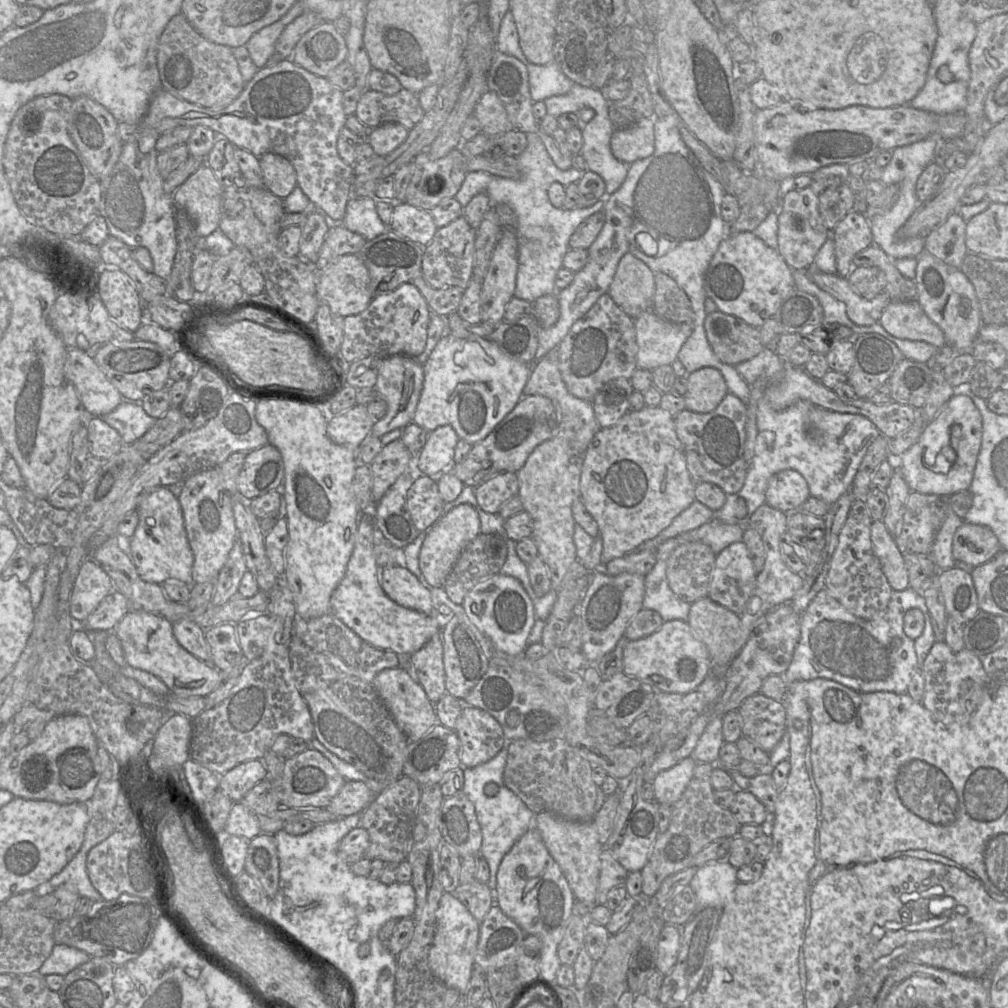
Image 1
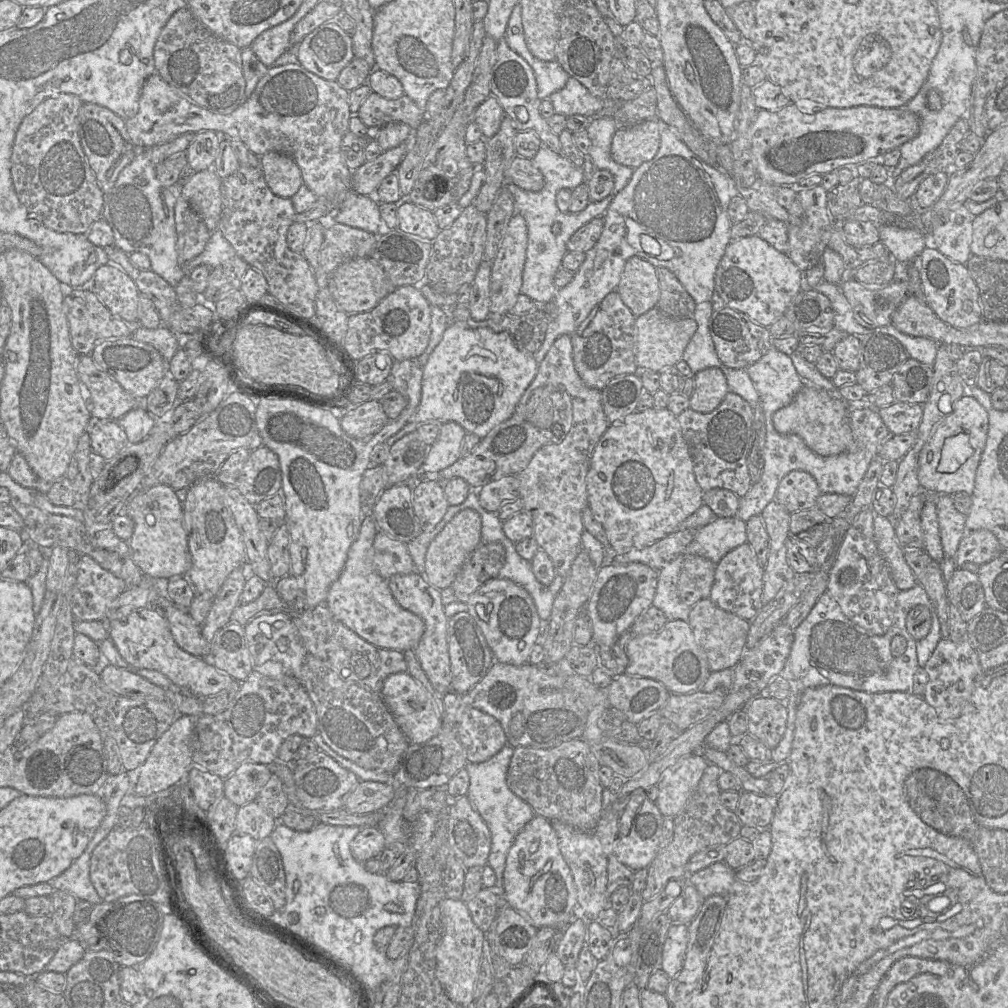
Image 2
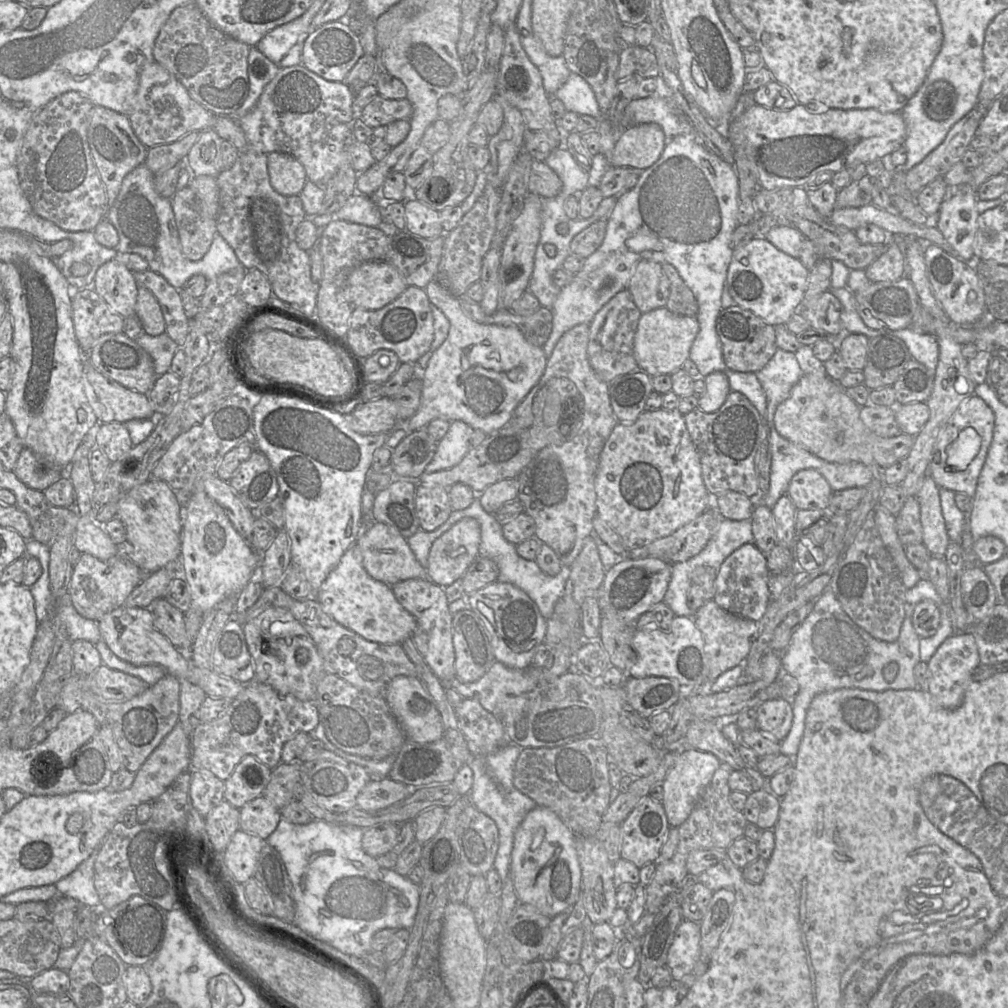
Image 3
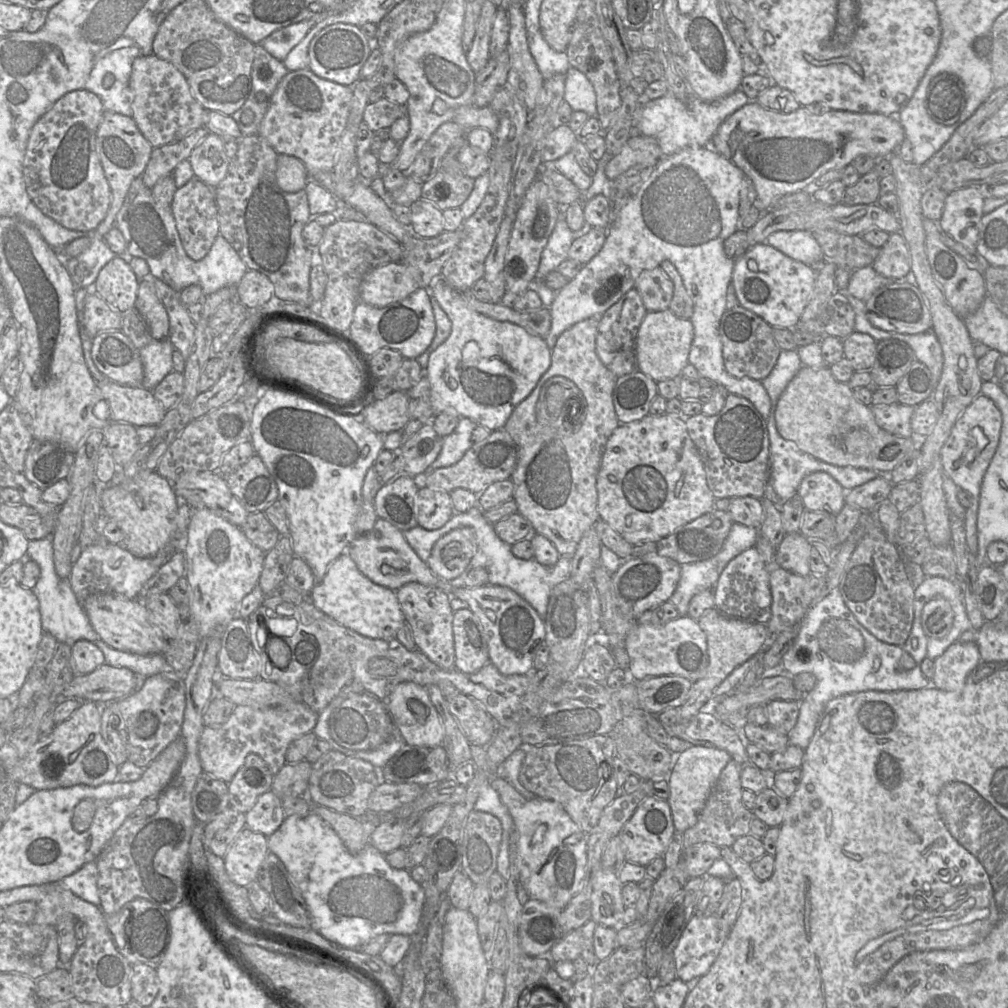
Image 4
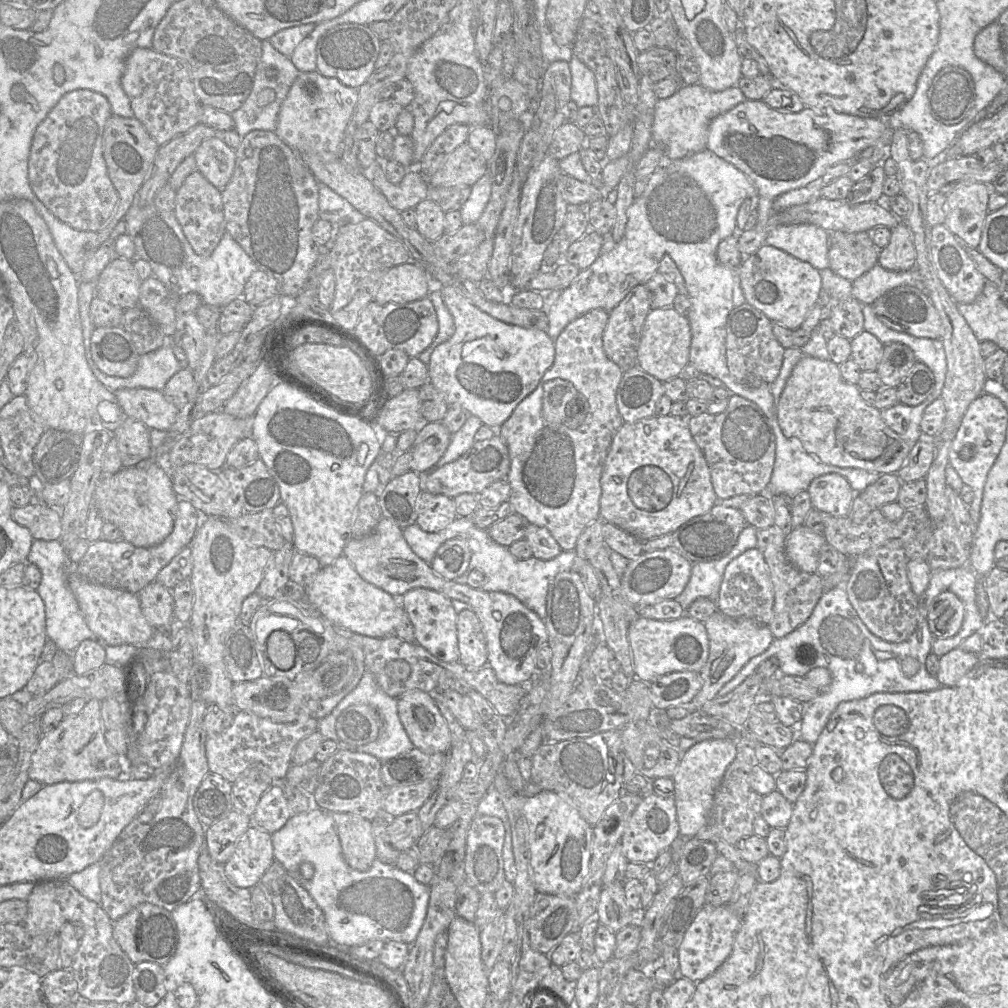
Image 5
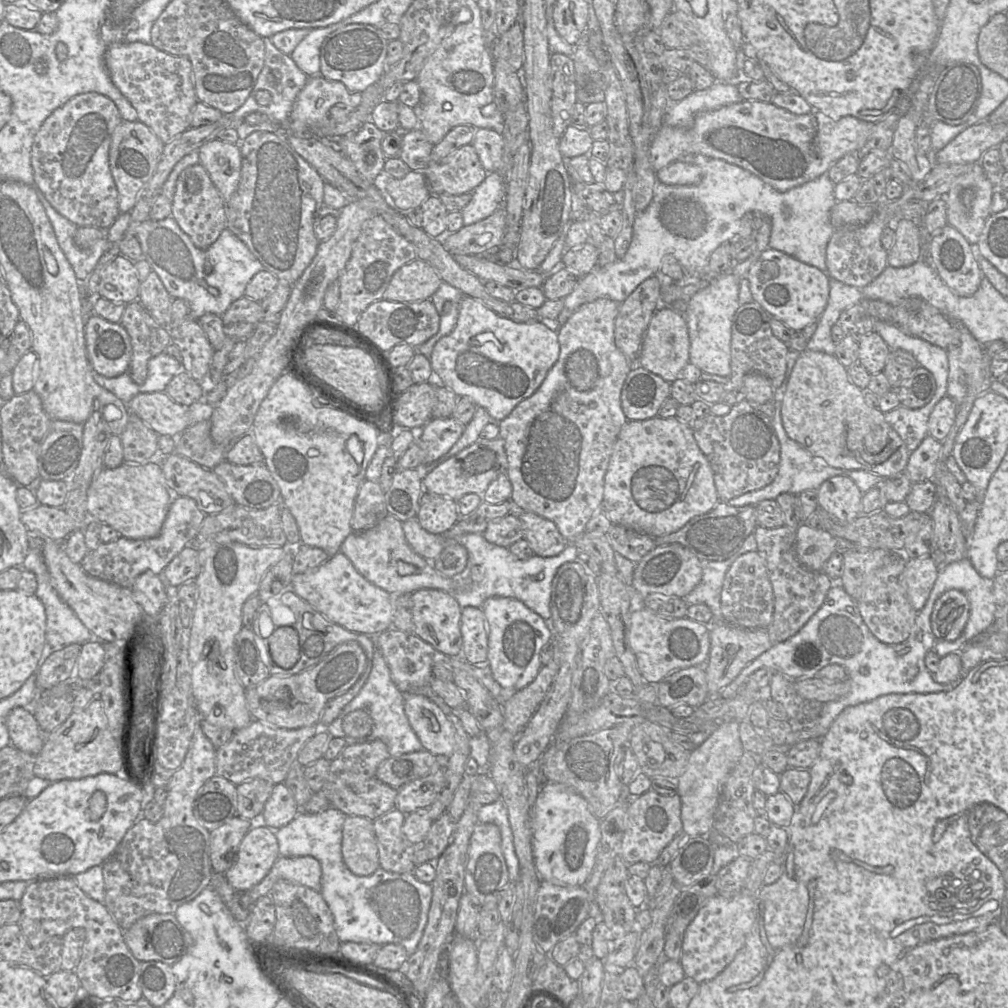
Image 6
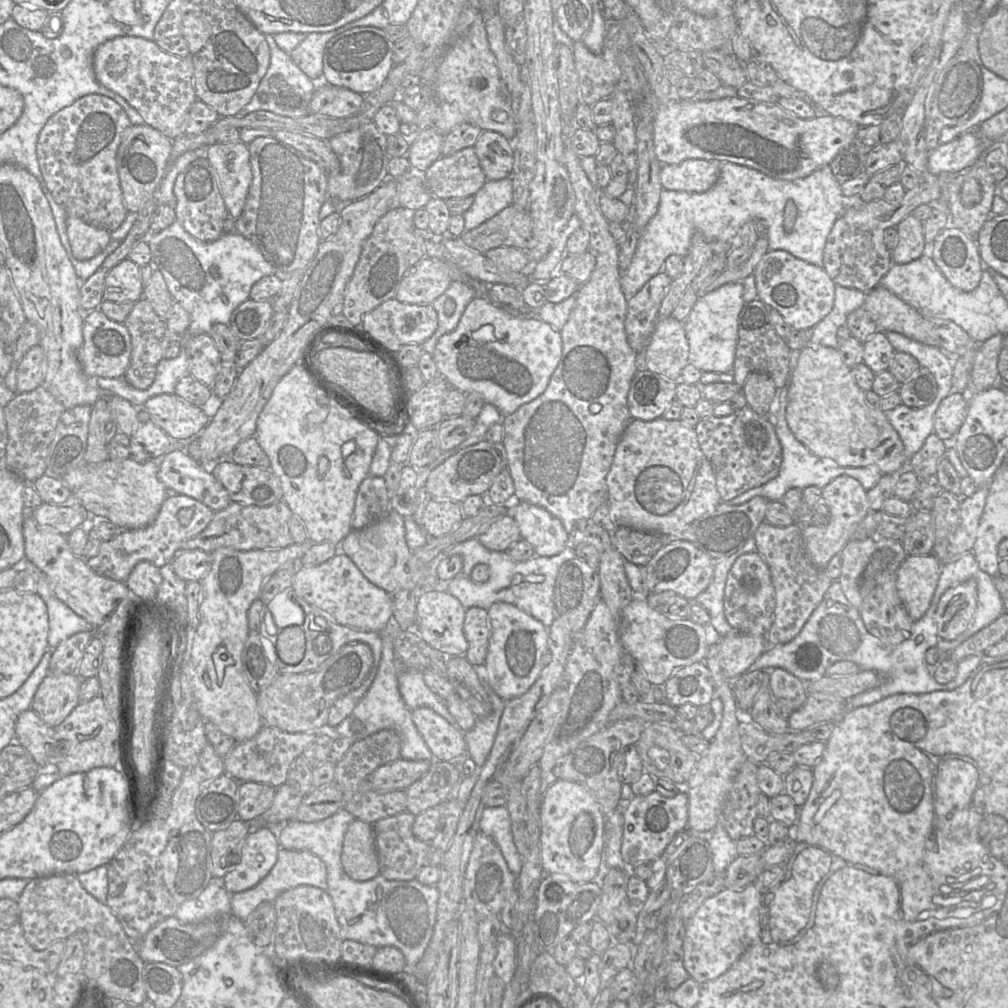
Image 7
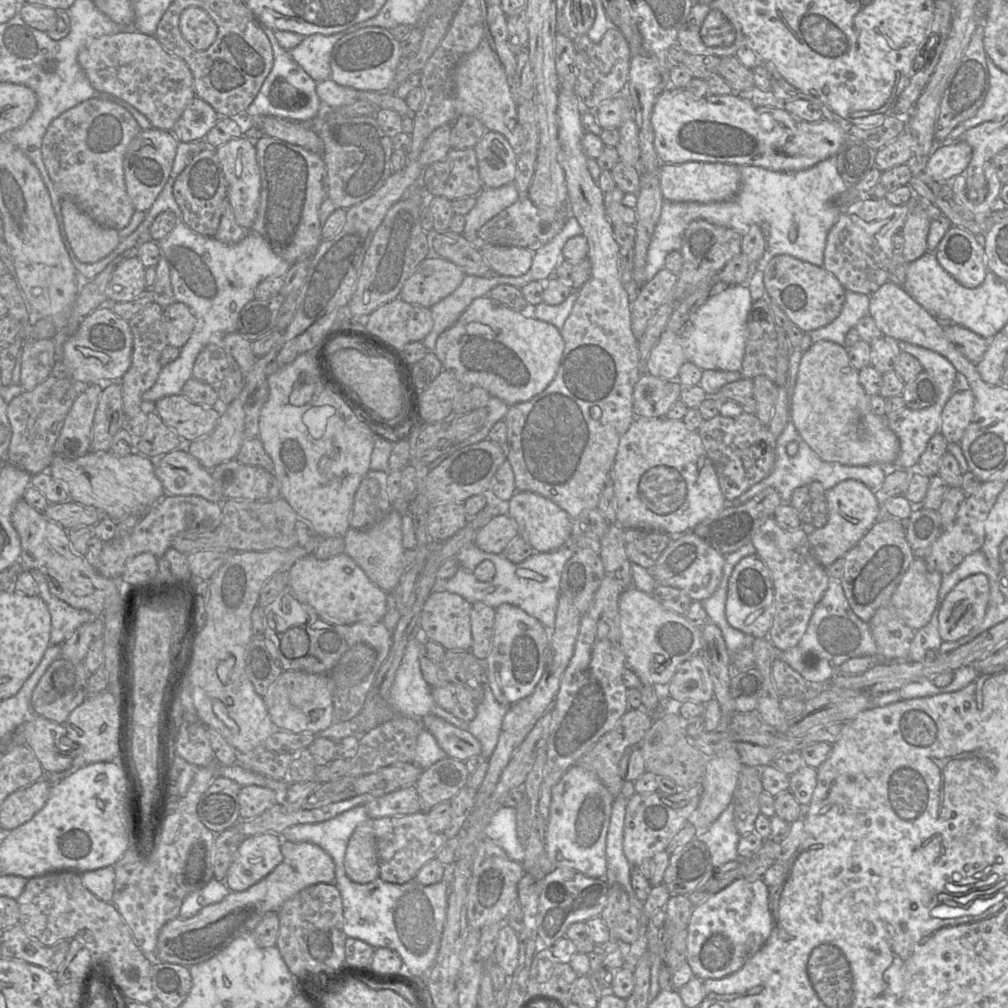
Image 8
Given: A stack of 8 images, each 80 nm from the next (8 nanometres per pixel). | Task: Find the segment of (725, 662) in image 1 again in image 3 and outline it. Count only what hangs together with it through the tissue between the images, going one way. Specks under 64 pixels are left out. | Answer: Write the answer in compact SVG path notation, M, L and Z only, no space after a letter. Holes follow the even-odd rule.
M713 600L701 606L692 617L704 639L704 650L709 661L709 675L704 683L691 689L690 695L710 694L711 685L721 674L745 663L758 625L753 620L724 611Z

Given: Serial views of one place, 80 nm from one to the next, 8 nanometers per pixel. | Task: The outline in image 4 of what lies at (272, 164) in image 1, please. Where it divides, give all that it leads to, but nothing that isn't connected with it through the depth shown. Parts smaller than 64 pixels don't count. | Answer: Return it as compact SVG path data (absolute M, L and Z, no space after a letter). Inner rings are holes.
M278 154L276 180L282 190L295 193L303 190L310 178L301 160L294 156Z

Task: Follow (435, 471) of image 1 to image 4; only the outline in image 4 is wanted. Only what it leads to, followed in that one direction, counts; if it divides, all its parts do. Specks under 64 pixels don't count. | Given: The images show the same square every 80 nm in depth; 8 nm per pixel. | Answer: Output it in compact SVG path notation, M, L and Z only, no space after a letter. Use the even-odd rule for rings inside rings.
M461 417L455 430L444 437L441 452L437 459L426 469L427 475L436 469L448 467L459 462L473 445L472 434L478 424L467 418Z

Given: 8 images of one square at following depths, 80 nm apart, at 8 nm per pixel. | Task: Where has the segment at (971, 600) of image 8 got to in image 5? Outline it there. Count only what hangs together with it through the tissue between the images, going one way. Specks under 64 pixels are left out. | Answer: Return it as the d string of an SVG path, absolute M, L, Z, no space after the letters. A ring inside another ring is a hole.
M944 591L934 598L928 613L929 629L934 639L946 639L956 635L963 619L964 605L957 595Z

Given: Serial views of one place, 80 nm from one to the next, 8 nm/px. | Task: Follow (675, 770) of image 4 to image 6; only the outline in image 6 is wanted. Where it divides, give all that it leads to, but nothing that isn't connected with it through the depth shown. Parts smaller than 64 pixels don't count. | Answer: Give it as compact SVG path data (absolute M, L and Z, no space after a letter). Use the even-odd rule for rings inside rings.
M723 721L720 726L690 754L685 772L677 779L677 795L681 800L683 831L689 837L702 837L713 830L714 813L722 788L744 753L740 740L740 722Z

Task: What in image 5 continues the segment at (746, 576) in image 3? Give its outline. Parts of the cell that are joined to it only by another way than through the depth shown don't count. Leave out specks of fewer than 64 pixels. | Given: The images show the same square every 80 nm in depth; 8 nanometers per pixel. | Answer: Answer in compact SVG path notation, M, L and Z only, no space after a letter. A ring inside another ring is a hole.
M757 547L746 550L728 564L724 572L716 607L717 611L728 618L749 620L766 626L770 624L773 618L774 589L767 563Z

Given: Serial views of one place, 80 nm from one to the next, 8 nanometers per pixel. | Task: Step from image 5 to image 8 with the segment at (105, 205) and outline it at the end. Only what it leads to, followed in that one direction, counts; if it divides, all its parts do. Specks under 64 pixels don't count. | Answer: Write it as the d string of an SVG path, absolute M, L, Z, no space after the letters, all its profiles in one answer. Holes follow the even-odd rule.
M91 98L62 113L49 125L44 135L41 146L43 162L48 171L50 179L54 184L56 191L61 195L62 198L68 198L72 200L83 212L85 212L98 224L104 227L115 229L117 231L125 228L130 222L131 217L135 212L135 208L132 202L130 201L126 191L123 161L129 144L141 130L142 129L140 128L135 118L131 115L129 111L127 111L119 104L116 104L109 100Z

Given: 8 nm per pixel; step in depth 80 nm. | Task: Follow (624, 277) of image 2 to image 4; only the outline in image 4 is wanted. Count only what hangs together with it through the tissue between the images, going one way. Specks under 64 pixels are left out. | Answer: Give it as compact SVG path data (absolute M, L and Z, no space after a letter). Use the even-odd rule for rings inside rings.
M660 266L643 271L635 288L648 312L669 309L674 294L674 284Z

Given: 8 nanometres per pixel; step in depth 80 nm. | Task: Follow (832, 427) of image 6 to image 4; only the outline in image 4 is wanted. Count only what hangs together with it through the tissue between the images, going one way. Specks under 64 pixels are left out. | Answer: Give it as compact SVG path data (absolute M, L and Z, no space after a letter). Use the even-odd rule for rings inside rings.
M802 365L779 398L775 420L782 438L794 442L800 450L816 459L836 466L851 466L889 475L907 454L918 447L915 437L903 438L880 428L871 406L857 400L853 389L847 383L836 380L829 366L814 369Z

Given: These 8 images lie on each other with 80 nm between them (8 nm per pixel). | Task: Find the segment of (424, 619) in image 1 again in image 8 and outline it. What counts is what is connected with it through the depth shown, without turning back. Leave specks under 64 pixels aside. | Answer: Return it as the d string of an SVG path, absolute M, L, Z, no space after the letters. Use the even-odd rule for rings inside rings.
M346 553L326 560L319 560L313 554L306 555L287 569L287 575L288 587L329 623L376 624L383 621L388 593L375 585Z

